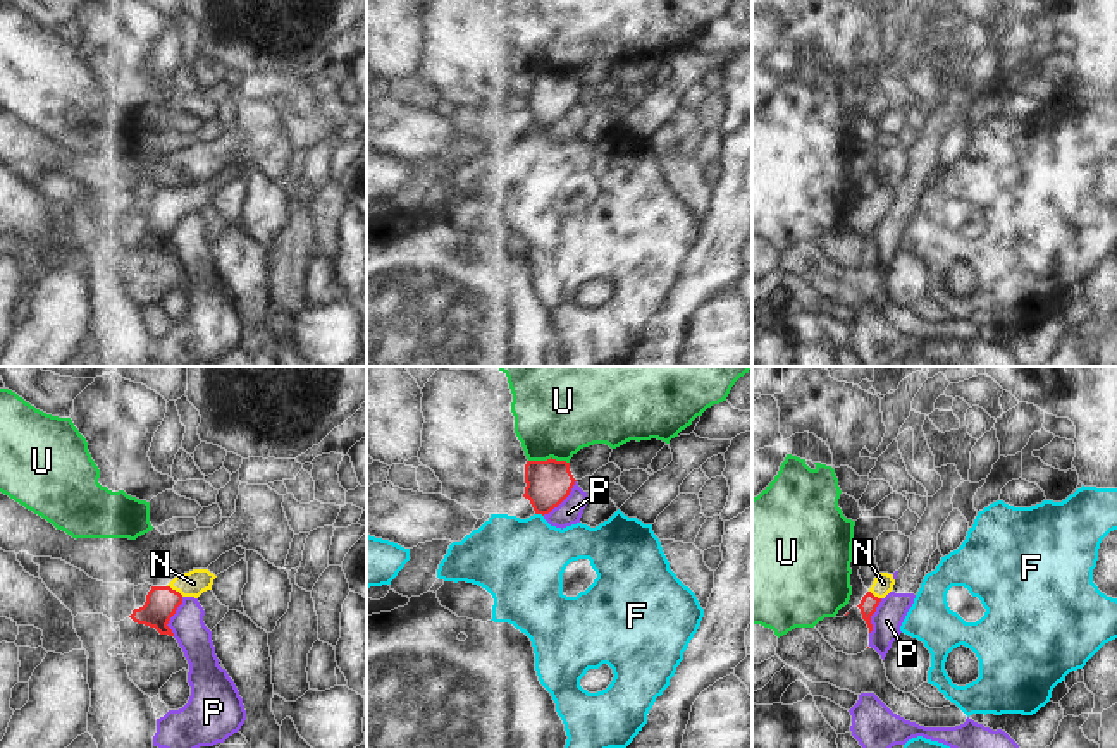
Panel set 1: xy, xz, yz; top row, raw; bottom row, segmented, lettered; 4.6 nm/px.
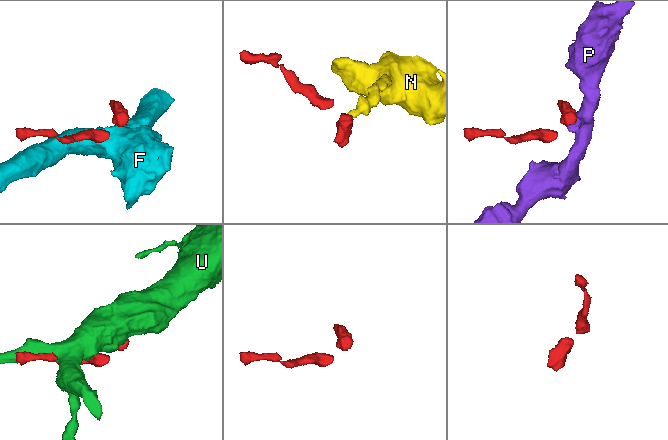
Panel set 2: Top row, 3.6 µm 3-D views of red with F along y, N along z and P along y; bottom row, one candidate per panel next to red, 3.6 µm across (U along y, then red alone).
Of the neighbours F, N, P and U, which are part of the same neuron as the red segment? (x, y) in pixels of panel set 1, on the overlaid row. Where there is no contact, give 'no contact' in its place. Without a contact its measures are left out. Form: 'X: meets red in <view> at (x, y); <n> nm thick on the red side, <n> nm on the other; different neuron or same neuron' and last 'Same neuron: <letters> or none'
F: meets red in xz at (539, 513); 220 nm thick on the red side, 400 nm on the other; different neuron
N: meets red in xy at (174, 590); 150 nm thick on the red side, 120 nm on the other; same neuron
P: meets red in xz at (561, 501); 220 nm thick on the red side, 120 nm on the other; different neuron
U: meets red in xz at (549, 459); 220 nm thick on the red side, 420 nm on the other; different neuron
Same neuron: N

